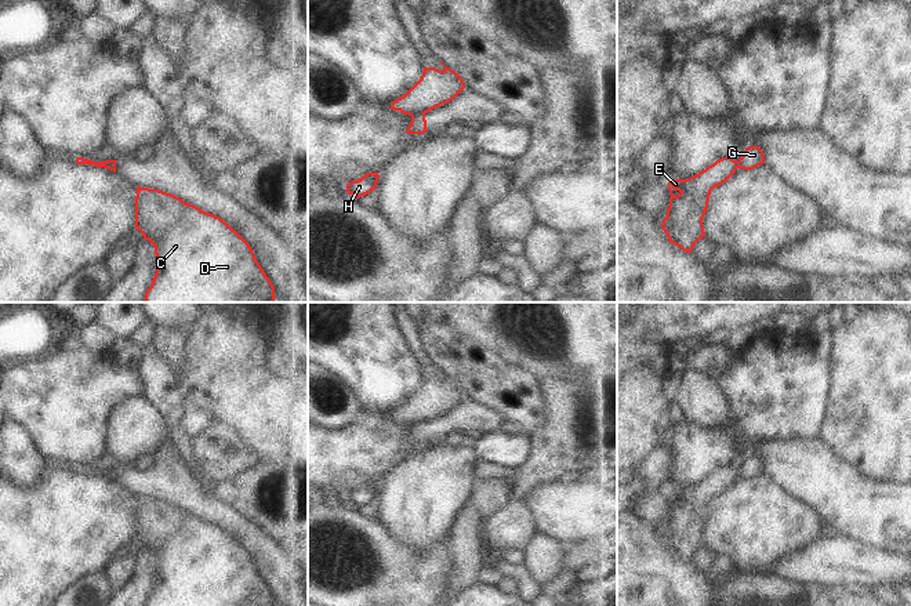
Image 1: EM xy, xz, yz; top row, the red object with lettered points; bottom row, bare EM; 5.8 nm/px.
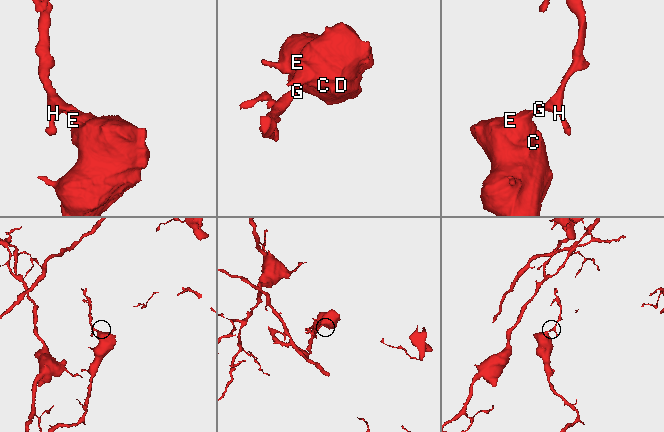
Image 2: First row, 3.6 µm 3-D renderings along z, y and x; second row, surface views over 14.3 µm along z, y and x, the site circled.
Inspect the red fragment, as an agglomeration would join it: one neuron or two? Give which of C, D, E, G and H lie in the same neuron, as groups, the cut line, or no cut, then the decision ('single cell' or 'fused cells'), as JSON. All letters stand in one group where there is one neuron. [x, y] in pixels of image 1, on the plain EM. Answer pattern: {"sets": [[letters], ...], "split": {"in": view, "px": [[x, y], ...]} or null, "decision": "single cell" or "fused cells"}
{"sets": [["C", "D", "E"], ["G", "H"]], "split": {"in": "xz", "px": [[424, 421], [416, 421], [412, 425]]}, "decision": "fused cells"}

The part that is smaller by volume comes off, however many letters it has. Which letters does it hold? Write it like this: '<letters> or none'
G, H

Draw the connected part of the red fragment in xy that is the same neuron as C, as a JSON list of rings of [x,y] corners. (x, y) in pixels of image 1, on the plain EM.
[[[137,496],[135,537],[155,555],[157,577],[145,606],[275,606],[250,554],[224,529],[182,508]]]

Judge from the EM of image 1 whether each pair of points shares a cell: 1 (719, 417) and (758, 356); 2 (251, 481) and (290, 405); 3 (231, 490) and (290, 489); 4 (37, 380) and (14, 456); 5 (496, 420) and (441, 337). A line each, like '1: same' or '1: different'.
1: different
2: different
3: same
4: different
5: different

